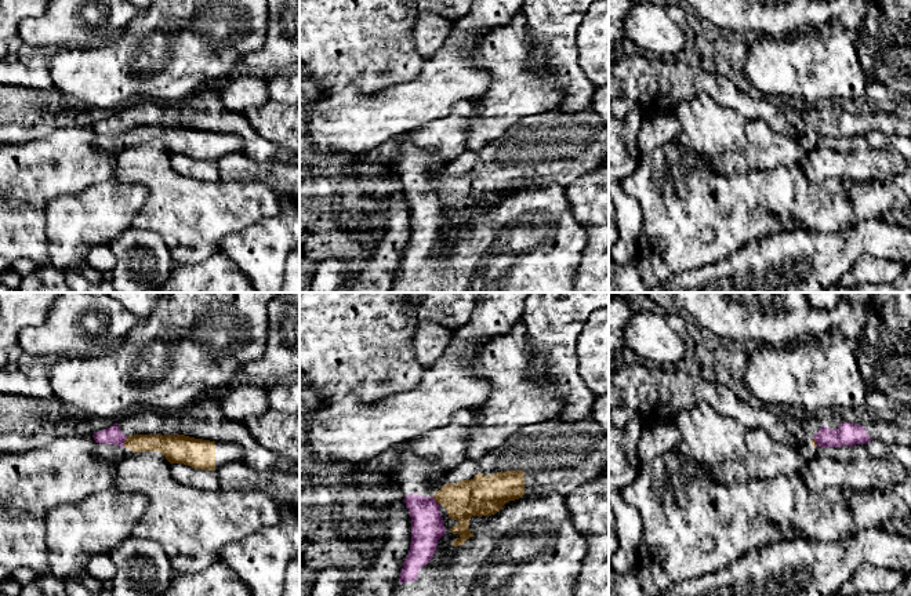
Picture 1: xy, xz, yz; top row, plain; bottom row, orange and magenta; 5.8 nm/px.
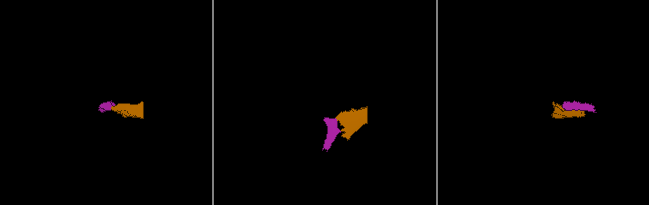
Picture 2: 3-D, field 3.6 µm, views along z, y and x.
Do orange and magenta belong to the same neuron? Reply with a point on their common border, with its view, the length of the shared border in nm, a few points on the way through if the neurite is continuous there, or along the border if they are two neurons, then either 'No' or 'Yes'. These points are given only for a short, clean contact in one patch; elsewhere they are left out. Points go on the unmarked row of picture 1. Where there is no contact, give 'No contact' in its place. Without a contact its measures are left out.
Touches orange at xy (124, 133). Shared border 70 nm. Boundary: xy (127, 127), (123, 137). No

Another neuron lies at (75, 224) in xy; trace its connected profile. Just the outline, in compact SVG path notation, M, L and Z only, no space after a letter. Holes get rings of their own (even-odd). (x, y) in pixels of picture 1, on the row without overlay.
M109 179L88 186L75 195L51 199L44 208L46 237L51 265L62 273L80 272L87 264L88 251L98 244L110 244L128 228L148 199L148 189L139 183Z

